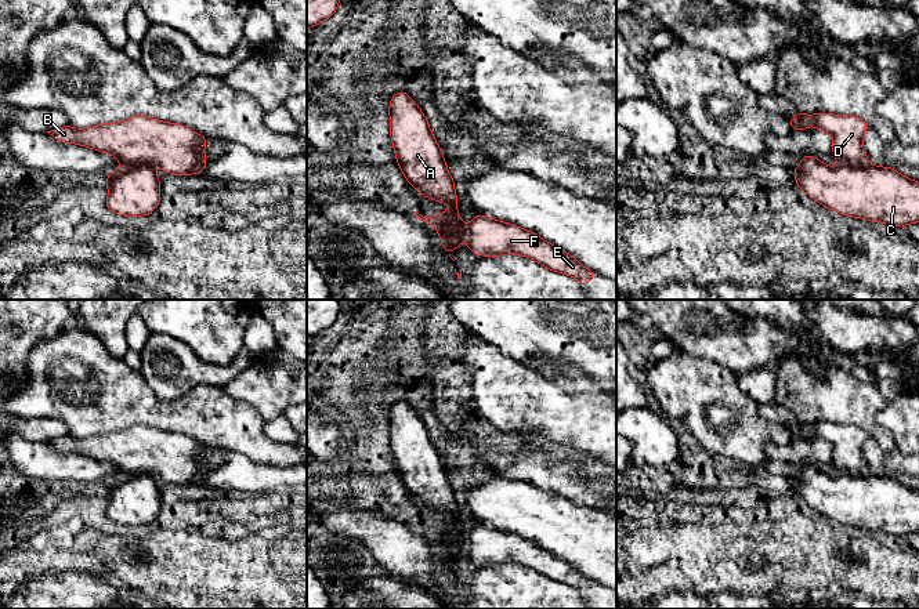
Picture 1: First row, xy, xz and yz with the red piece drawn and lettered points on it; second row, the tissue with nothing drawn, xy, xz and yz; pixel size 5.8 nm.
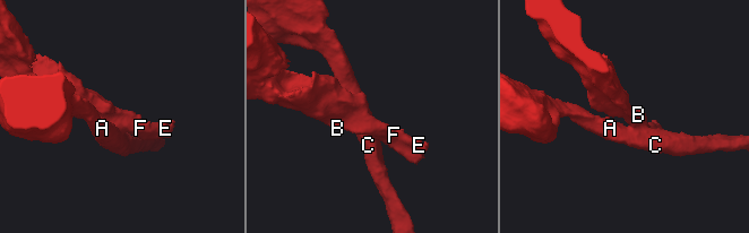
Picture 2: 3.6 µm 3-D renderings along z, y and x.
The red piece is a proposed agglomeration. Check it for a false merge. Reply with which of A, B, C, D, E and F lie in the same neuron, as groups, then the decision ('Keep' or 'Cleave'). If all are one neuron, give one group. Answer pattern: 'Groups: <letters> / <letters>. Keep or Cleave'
Groups: A C / B D E F. Cleave

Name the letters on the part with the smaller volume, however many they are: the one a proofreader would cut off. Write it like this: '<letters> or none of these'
B, D, E, F

